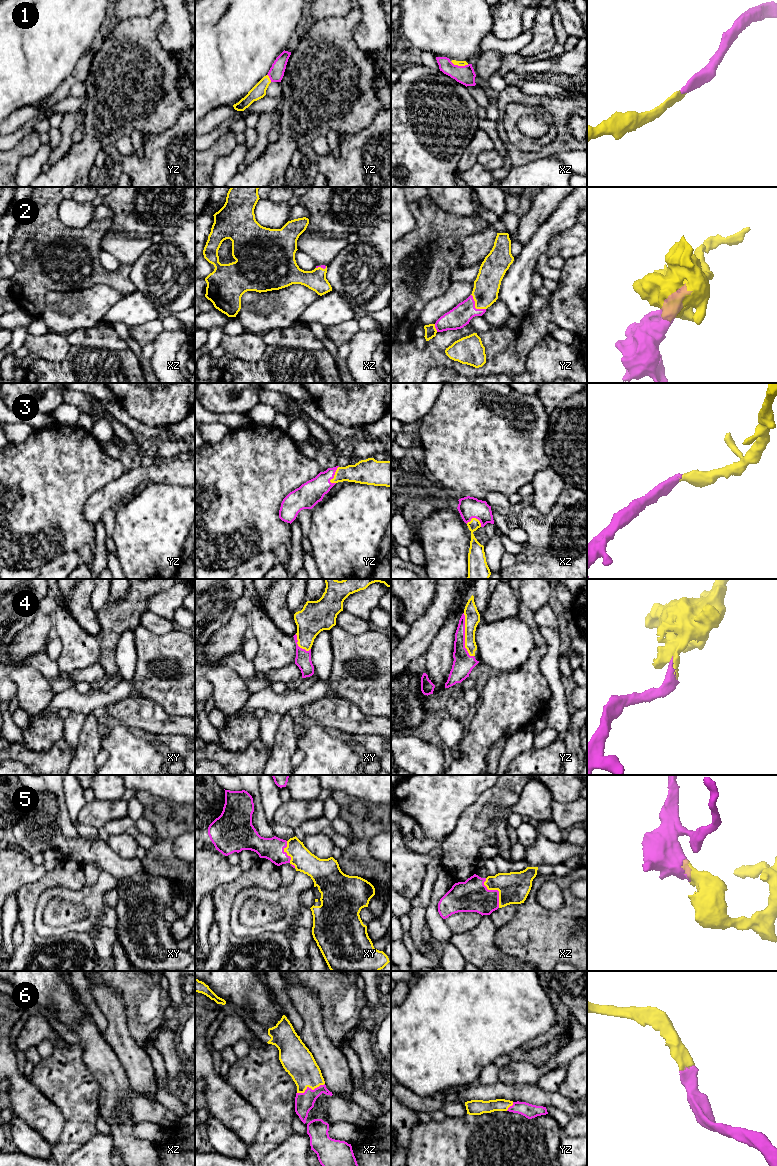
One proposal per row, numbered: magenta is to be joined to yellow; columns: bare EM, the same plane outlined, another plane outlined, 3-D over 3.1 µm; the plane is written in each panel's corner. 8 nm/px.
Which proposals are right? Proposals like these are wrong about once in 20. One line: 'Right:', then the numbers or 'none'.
Right: 1, 2, 3, 4, 5, 6

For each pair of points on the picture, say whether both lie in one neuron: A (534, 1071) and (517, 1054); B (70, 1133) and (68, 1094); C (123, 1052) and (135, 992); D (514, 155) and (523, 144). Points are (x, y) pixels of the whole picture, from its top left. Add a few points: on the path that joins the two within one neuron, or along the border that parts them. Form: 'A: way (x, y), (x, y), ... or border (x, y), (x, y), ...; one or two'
A: border (511, 1059), (535, 1065), (543, 1065), (548, 1061); two
B: way (71, 1123), (71, 1104); one
C: border (123, 1005), (128, 1031), (141, 1048); two
D: border (505, 130), (508, 140), (522, 150), (538, 149); two

